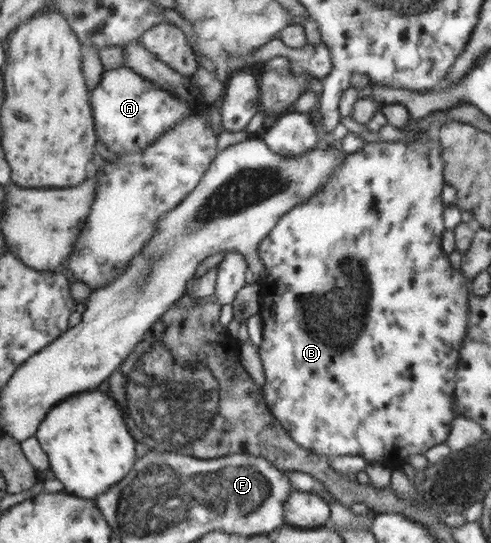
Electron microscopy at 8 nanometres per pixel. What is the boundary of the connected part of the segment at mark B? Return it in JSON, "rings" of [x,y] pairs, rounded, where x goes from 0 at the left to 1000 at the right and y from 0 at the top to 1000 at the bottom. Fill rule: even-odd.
{"rings":[[[847,245],[843,262],[827,265],[804,258],[745,263],[731,280],[707,284],[650,354],[576,394],[572,405],[550,424],[548,435],[525,451],[525,473],[542,492],[542,506],[527,519],[527,586],[536,595],[536,610],[523,639],[542,696],[534,707],[536,726],[542,727],[552,762],[568,772],[572,785],[582,786],[601,818],[633,834],[662,838],[668,845],[695,838],[727,838],[747,851],[782,855],[782,847],[792,847],[813,856],[827,851],[829,840],[862,836],[886,818],[902,816],[925,766],[931,766],[923,744],[923,713],[931,681],[931,643],[947,626],[951,530],[947,512],[919,512],[923,497],[914,494],[906,468],[894,457],[894,431],[902,427],[902,383],[894,372],[894,357],[904,333],[898,331],[894,269],[892,260],[878,260],[864,245]]]}

